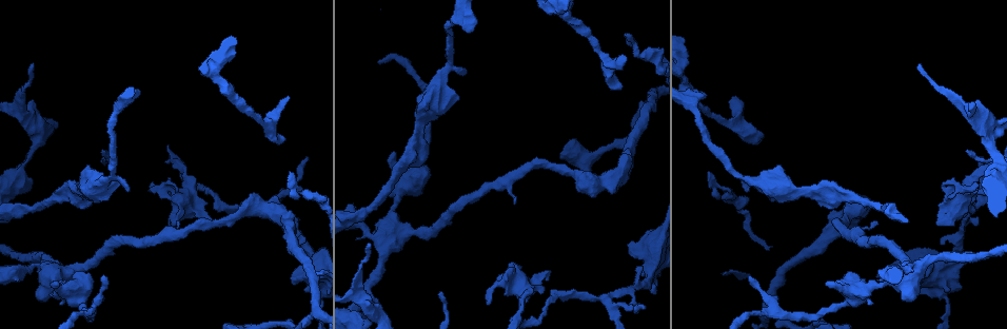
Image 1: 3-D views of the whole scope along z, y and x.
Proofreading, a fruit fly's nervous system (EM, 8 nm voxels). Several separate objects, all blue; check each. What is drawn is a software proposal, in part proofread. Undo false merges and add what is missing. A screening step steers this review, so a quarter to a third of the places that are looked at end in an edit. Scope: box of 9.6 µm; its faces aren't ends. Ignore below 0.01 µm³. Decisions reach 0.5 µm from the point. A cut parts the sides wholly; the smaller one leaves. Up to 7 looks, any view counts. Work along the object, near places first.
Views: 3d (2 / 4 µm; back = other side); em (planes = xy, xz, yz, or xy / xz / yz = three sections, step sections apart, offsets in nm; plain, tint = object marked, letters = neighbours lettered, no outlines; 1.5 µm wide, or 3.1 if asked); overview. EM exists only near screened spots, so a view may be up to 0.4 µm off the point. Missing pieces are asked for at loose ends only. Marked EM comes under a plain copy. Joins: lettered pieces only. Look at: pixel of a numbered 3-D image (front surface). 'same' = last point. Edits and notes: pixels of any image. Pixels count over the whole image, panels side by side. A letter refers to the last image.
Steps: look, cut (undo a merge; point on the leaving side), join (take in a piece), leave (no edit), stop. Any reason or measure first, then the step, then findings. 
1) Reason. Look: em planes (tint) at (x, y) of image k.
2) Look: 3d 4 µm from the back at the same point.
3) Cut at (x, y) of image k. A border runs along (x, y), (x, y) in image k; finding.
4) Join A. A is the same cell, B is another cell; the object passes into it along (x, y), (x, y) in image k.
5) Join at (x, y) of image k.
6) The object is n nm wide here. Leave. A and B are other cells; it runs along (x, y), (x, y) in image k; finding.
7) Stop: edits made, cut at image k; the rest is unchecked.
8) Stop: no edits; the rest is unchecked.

Free end. Look: em planes (letters) at (139, 93) of image 1.

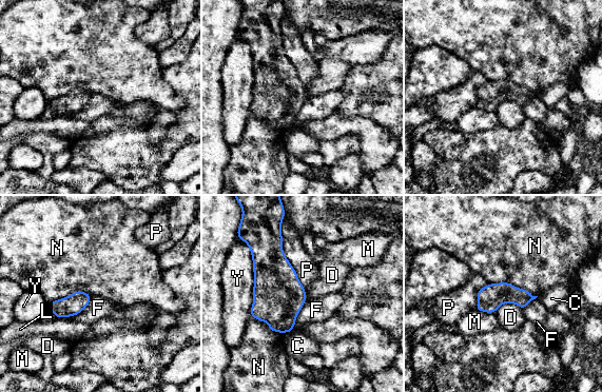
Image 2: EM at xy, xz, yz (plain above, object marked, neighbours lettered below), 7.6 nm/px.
Leave. C, D, F, L, M, N, P and Y are other cells; no lettered piece goes on from it.

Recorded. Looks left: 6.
Thin end. Look: em yz step 8 (letters) at (290, 171) of image 1.

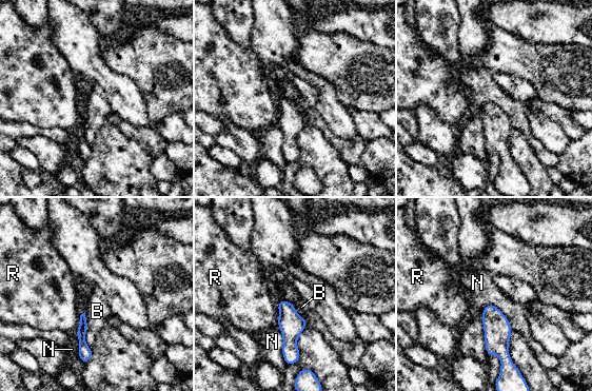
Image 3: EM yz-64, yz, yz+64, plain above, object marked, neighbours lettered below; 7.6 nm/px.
Look: em planes (letters) at the same point.

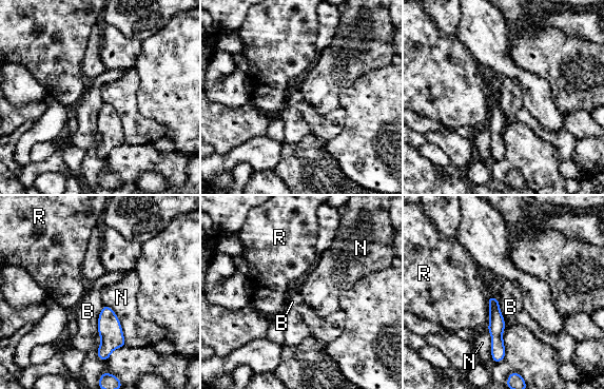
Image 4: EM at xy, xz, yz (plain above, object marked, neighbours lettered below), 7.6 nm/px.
The longest contact is with N, 360 nm. Leave. B, N and R are other cells; no lettered piece goes on from it.

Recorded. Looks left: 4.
Free end. Look: em xz step 4 (letters) at (542, 291) of image 1.

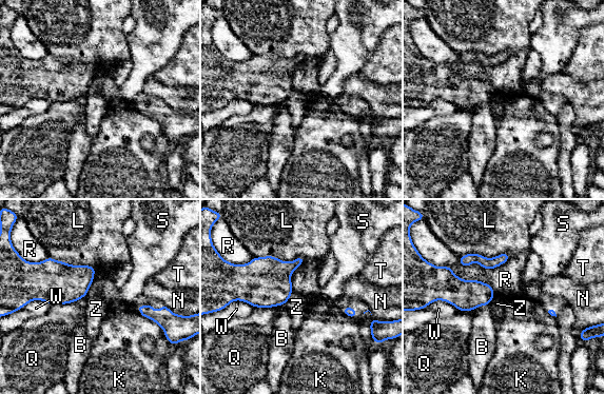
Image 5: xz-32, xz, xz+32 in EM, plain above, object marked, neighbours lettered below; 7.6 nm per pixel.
The longest contact is with R, 400 nm. Leave. B, K, L, N, Q, R, S, T, W and Z are other cells; no lettered piece goes on from it.

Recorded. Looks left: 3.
Stop: no edits; the rest is unchecked.

